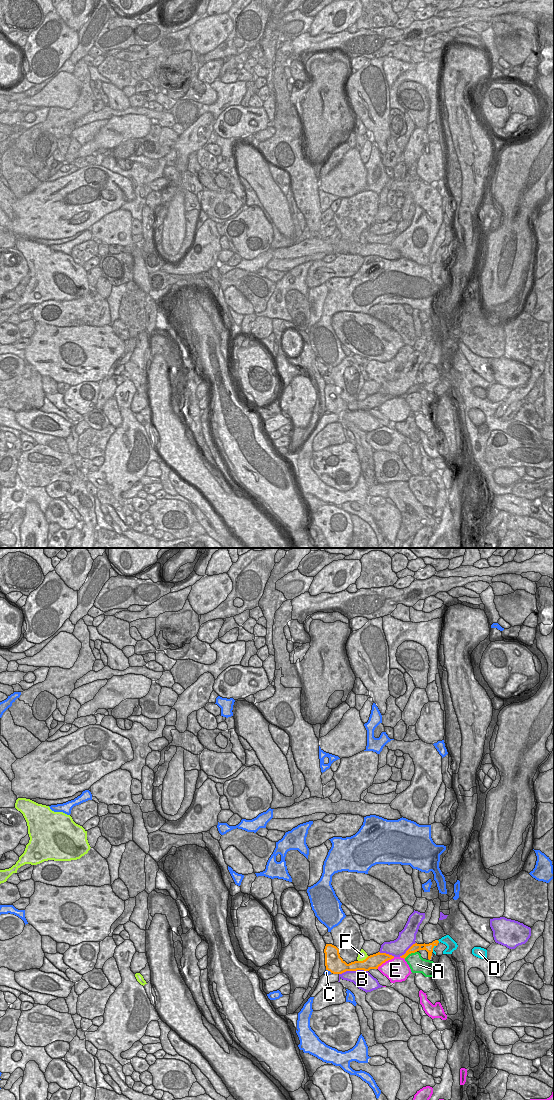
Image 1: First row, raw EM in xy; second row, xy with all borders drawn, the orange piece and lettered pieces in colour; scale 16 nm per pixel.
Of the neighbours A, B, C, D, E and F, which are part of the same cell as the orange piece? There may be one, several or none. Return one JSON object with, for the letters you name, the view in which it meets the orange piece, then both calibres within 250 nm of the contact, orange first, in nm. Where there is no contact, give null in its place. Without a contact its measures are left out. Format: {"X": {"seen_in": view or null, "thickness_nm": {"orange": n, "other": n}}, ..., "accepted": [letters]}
{"D": {"seen_in": "xy", "thickness_nm": {"orange": 130, "other": 160}}, "accepted": ["D"]}

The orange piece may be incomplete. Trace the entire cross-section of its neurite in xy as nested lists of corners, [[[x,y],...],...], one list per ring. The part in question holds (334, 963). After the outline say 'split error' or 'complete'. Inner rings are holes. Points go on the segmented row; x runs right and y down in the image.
[[[326,944],[324,953],[326,970],[333,974],[342,974],[346,971],[378,969],[383,963],[394,958],[392,955],[378,952],[368,956],[363,961],[354,961],[347,964],[340,957],[339,949],[332,944]]] | complete

